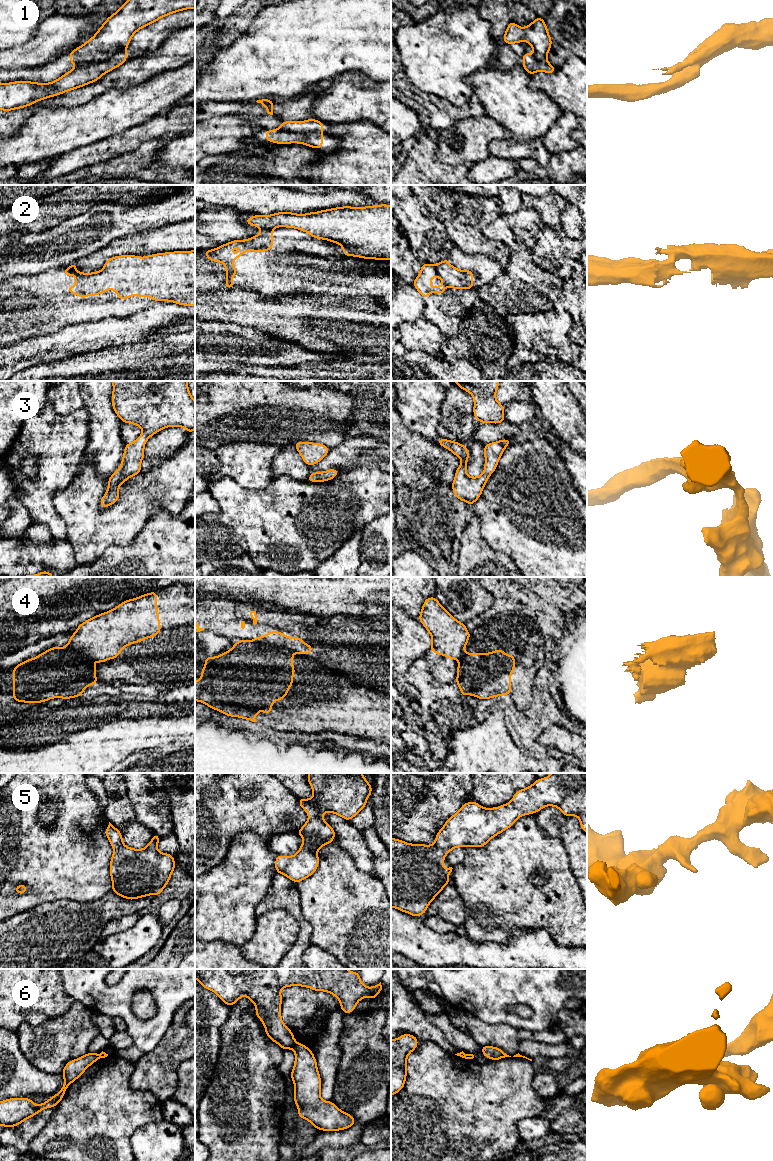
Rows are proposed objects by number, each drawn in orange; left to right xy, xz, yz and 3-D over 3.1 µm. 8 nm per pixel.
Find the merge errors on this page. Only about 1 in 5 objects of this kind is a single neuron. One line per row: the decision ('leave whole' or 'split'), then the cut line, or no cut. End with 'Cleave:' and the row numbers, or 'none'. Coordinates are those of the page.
1: split | xy (116, 51), (105, 59), (84, 61), (77, 66)
2: split | yz (434, 269), (438, 275)
3: leave whole | no cut
4: split | xz (253, 640), (259, 643), (284, 647), (293, 652)
5: leave whole | no cut
6: split | xz (296, 1043), (292, 1048)
Cleave: 1, 2, 4, 6

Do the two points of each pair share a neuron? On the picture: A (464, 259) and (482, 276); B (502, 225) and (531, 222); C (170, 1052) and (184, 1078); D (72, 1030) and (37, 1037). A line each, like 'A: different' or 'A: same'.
A: same
B: same
C: different
D: same

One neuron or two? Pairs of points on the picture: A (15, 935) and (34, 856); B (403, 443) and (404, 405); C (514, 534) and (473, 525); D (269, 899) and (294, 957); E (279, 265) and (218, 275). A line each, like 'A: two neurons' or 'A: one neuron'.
A: two neurons
B: two neurons
C: two neurons
D: one neuron
E: two neurons

